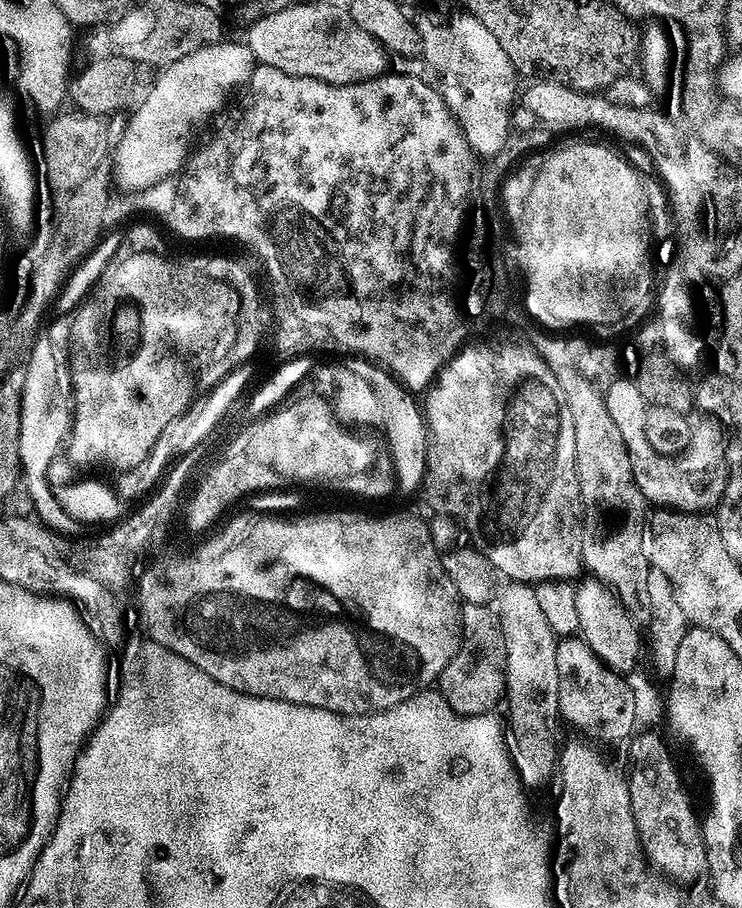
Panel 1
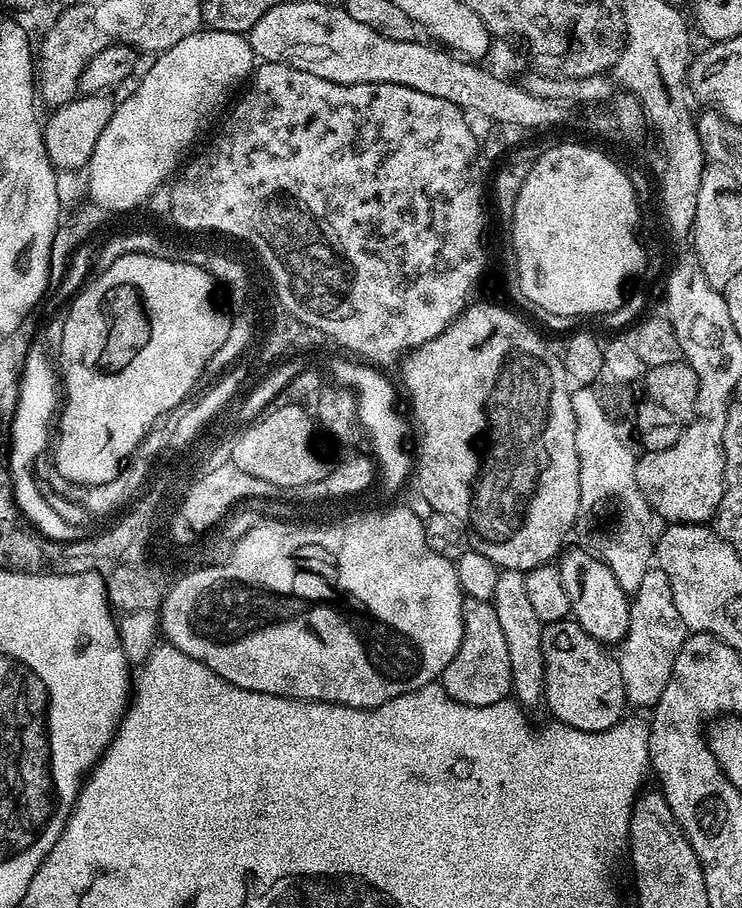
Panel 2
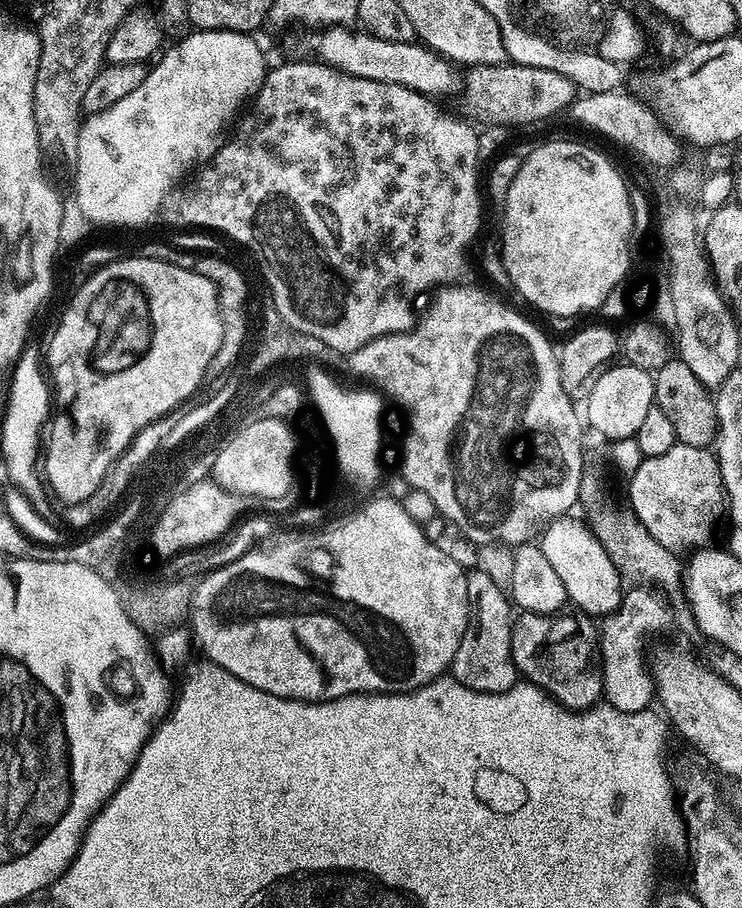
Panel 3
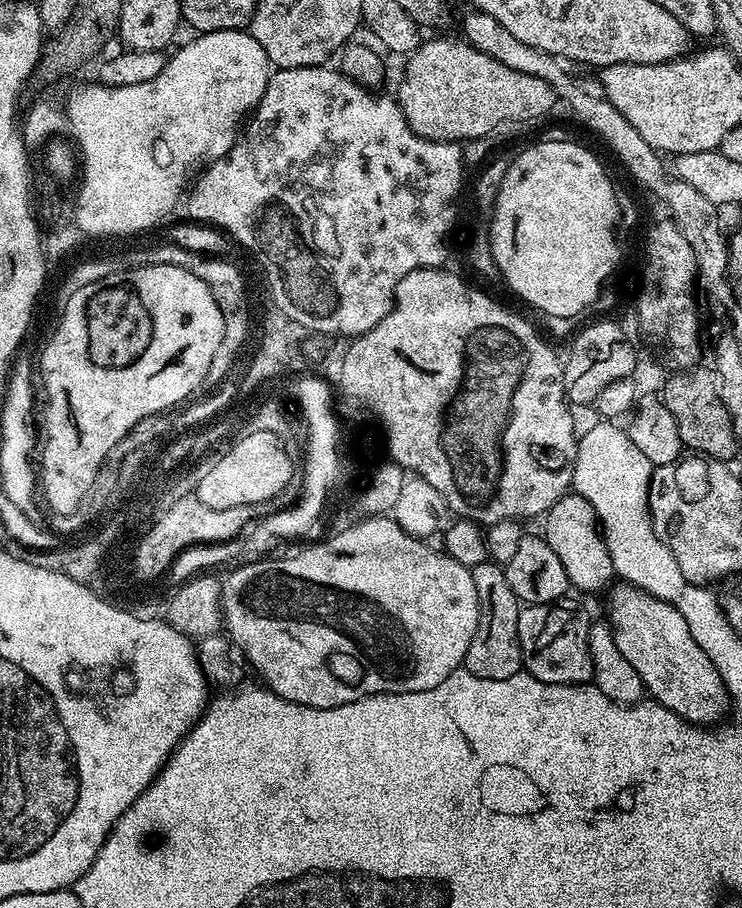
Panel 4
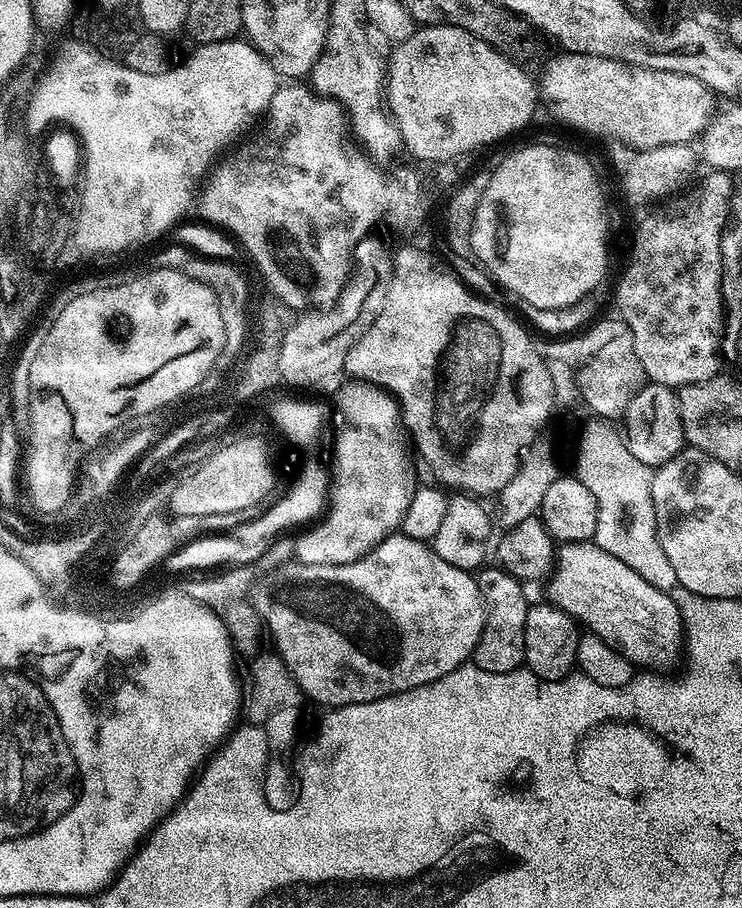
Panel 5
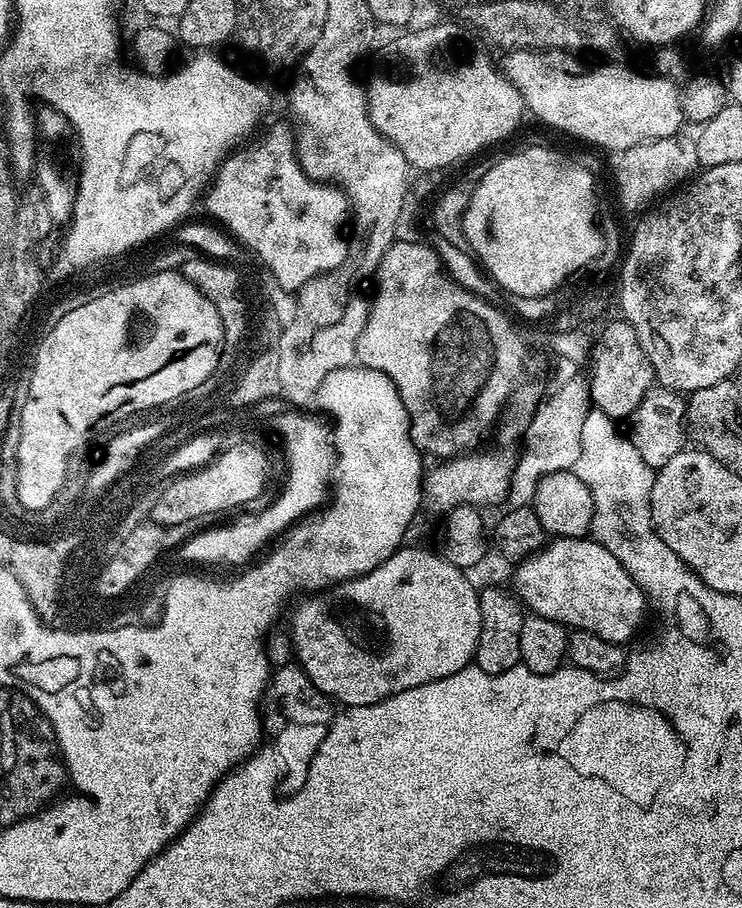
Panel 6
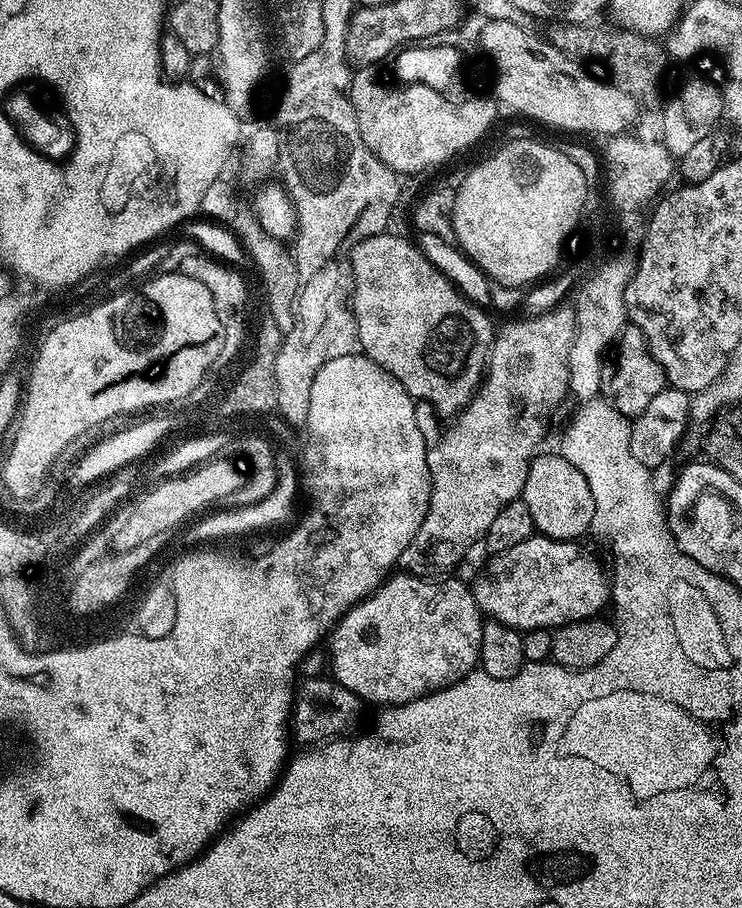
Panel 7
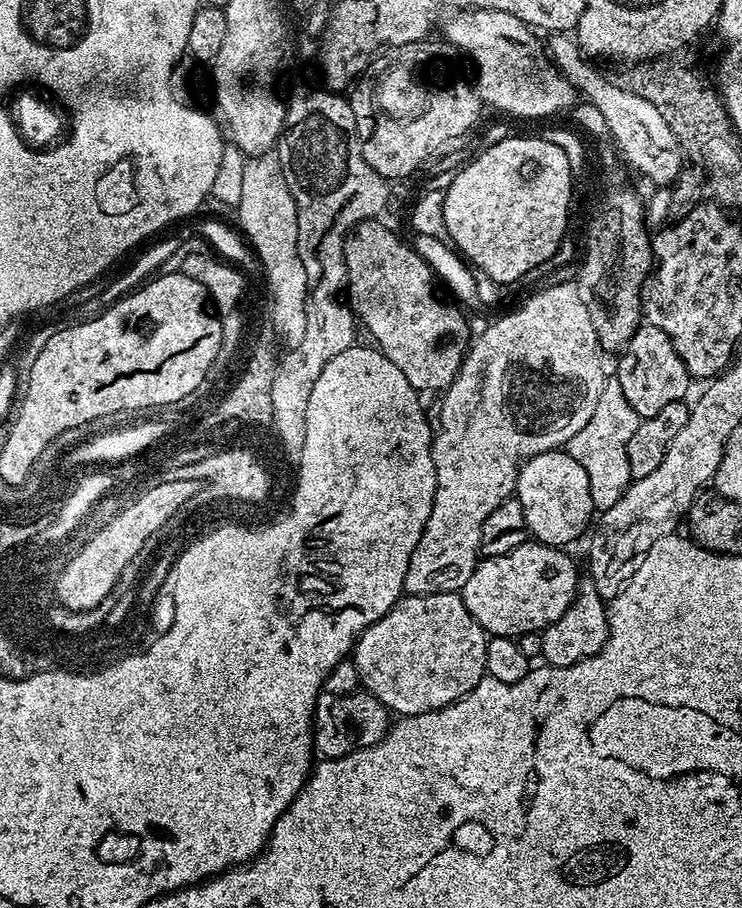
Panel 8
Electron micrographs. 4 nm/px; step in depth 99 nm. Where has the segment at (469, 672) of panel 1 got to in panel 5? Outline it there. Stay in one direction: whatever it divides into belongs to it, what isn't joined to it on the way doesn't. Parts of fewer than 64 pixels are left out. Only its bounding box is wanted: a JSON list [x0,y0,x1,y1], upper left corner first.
[474,566,530,674]

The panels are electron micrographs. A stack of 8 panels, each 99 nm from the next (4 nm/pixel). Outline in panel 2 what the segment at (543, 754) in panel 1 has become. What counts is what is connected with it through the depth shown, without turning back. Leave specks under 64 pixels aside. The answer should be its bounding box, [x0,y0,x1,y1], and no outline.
[491,571,544,710]

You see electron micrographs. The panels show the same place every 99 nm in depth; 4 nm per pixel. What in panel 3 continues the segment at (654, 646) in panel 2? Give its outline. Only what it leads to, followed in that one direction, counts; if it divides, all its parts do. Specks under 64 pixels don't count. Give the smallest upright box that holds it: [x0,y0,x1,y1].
[599,590,672,712]

